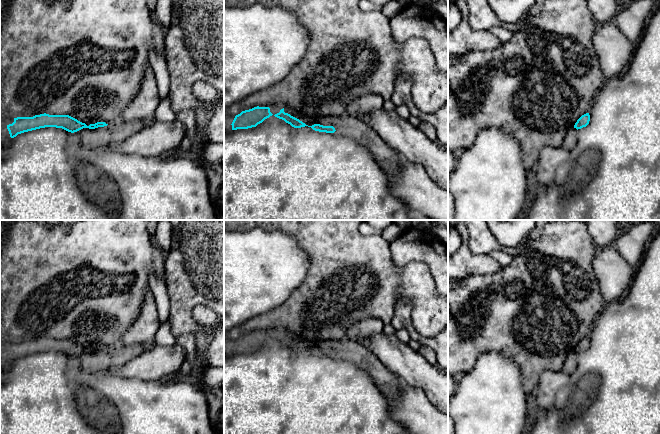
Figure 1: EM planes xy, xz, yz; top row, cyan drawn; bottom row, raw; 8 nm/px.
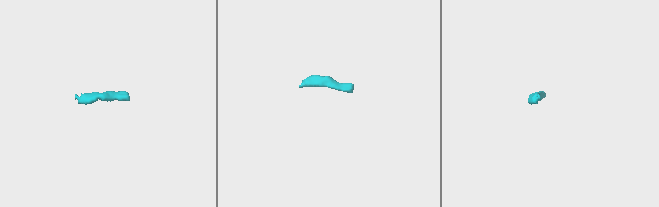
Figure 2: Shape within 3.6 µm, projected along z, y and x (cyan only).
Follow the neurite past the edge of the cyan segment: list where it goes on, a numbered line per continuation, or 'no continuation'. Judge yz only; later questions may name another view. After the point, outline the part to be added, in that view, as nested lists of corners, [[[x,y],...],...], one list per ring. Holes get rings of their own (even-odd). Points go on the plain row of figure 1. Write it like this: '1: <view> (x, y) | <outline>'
1: yz (570, 364) | [[[572,351],[563,364],[562,371],[568,375],[571,375],[577,368],[577,356],[578,354]]]

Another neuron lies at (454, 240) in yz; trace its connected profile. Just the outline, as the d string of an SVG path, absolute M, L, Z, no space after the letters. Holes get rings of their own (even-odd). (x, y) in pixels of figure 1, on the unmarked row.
M448 227L448 255L452 255L460 248L460 235L455 227Z

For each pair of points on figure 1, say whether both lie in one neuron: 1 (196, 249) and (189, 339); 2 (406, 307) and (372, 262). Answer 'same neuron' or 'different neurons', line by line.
1: different neurons
2: different neurons

